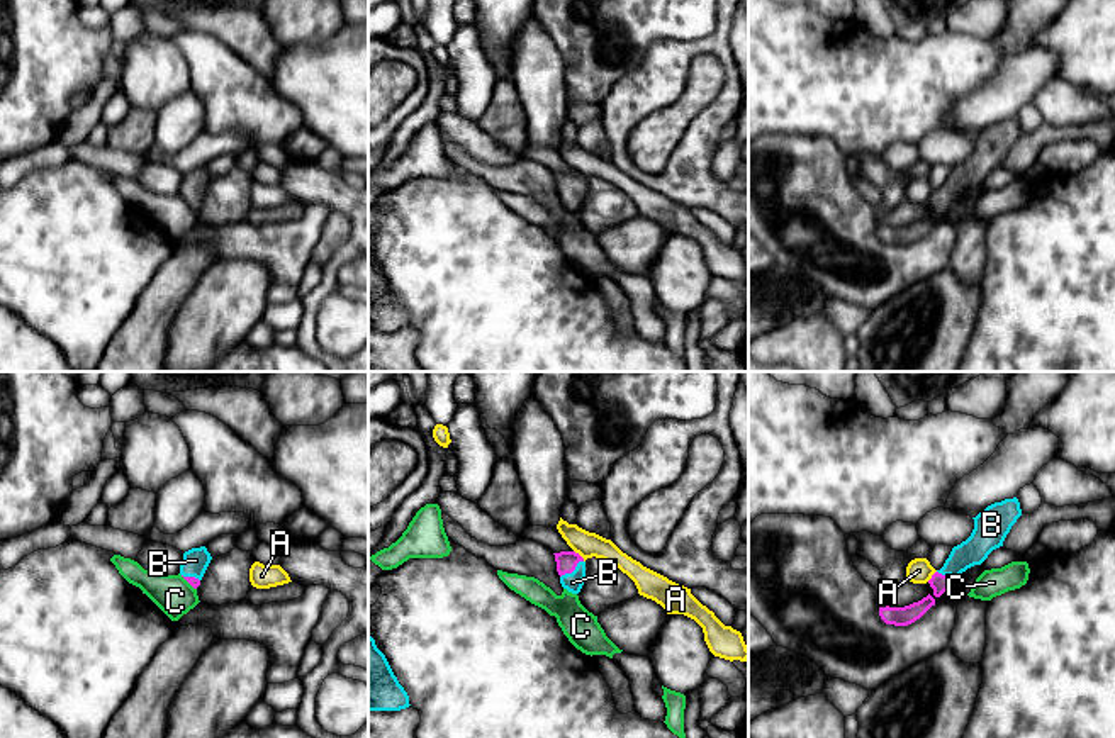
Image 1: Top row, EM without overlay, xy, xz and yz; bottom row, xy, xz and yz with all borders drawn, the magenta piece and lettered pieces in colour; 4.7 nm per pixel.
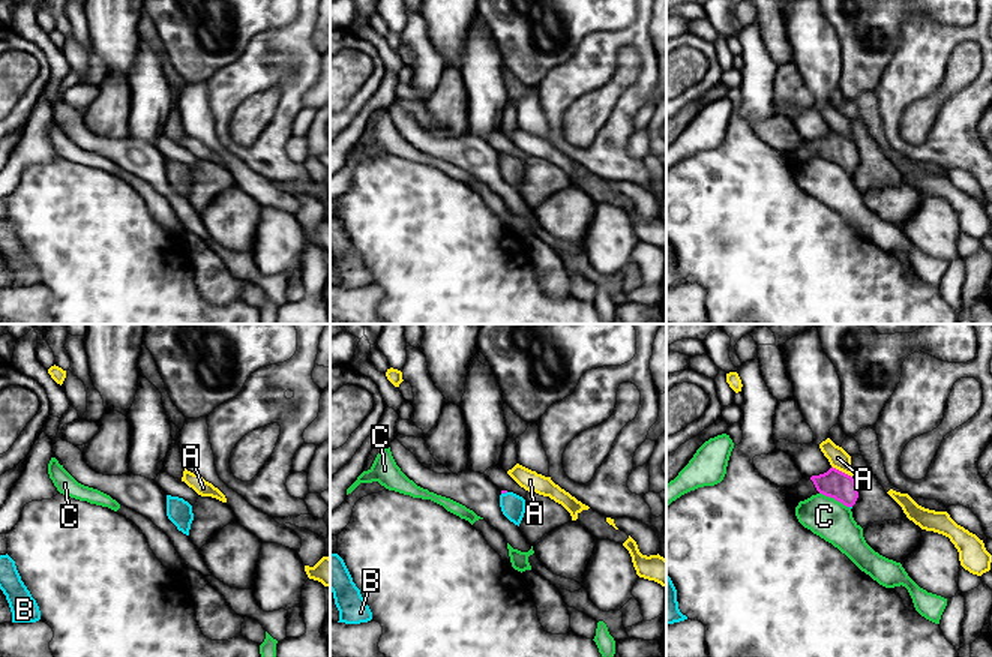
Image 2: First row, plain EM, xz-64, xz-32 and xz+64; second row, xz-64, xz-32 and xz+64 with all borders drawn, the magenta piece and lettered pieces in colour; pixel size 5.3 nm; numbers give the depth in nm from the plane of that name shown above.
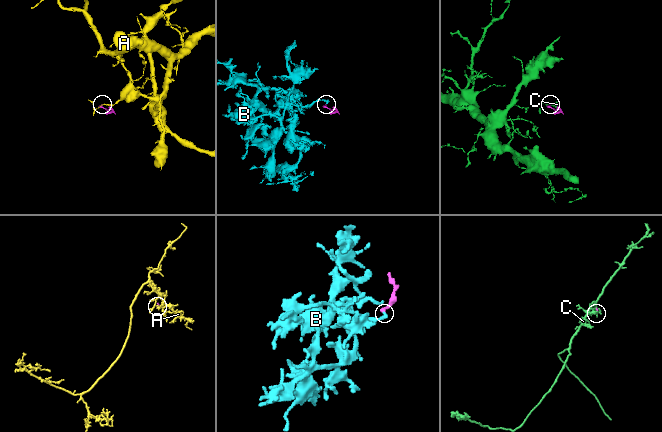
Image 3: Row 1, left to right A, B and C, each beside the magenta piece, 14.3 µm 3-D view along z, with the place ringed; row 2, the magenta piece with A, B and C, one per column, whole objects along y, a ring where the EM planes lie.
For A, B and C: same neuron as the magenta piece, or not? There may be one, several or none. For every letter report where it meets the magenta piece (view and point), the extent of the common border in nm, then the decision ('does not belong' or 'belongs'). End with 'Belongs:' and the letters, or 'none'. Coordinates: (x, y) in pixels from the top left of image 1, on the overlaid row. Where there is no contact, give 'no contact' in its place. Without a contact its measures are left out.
A: meets magenta in xz at (579, 555); contact 80 nm long; does not belong
B: meets magenta in xz at (572, 570); contact 140 nm long; belongs
C: meets magenta in xy at (189, 582); contact 100 nm long; does not belong
Belongs: B

